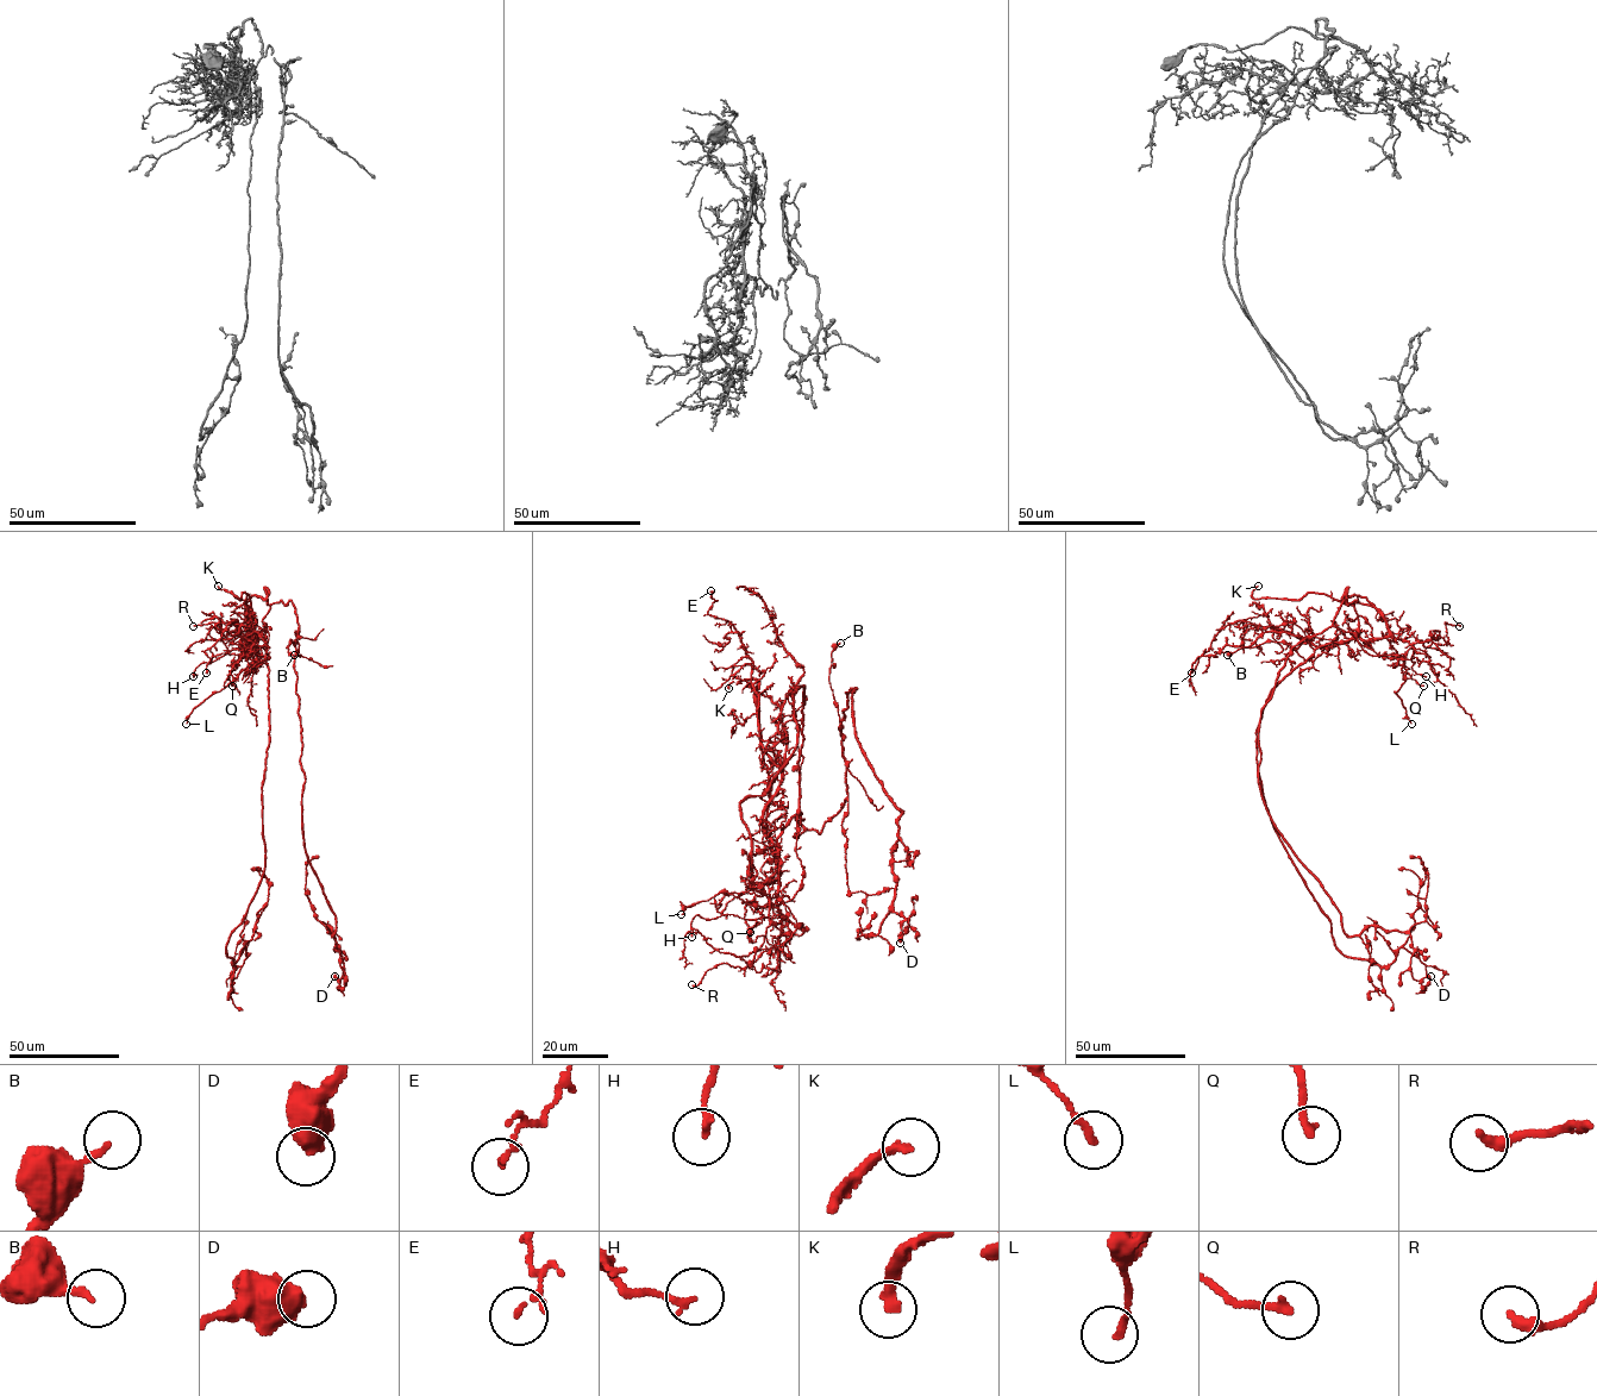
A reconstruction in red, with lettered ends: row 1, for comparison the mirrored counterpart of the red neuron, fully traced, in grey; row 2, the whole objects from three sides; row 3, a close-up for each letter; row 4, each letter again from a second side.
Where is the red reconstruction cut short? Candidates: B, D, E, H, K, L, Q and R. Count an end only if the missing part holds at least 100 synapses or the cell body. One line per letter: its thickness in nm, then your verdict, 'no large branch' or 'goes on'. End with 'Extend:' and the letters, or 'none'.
B: 160 nm thick; no large branch
D: 650 nm thick; no large branch
E: 140 nm thick; no large branch
H: 180 nm thick; no large branch
K: 240 nm thick; goes on
L: 170 nm thick; no large branch
Q: 220 nm thick; no large branch
R: 320 nm thick; no large branch
Extend: K

